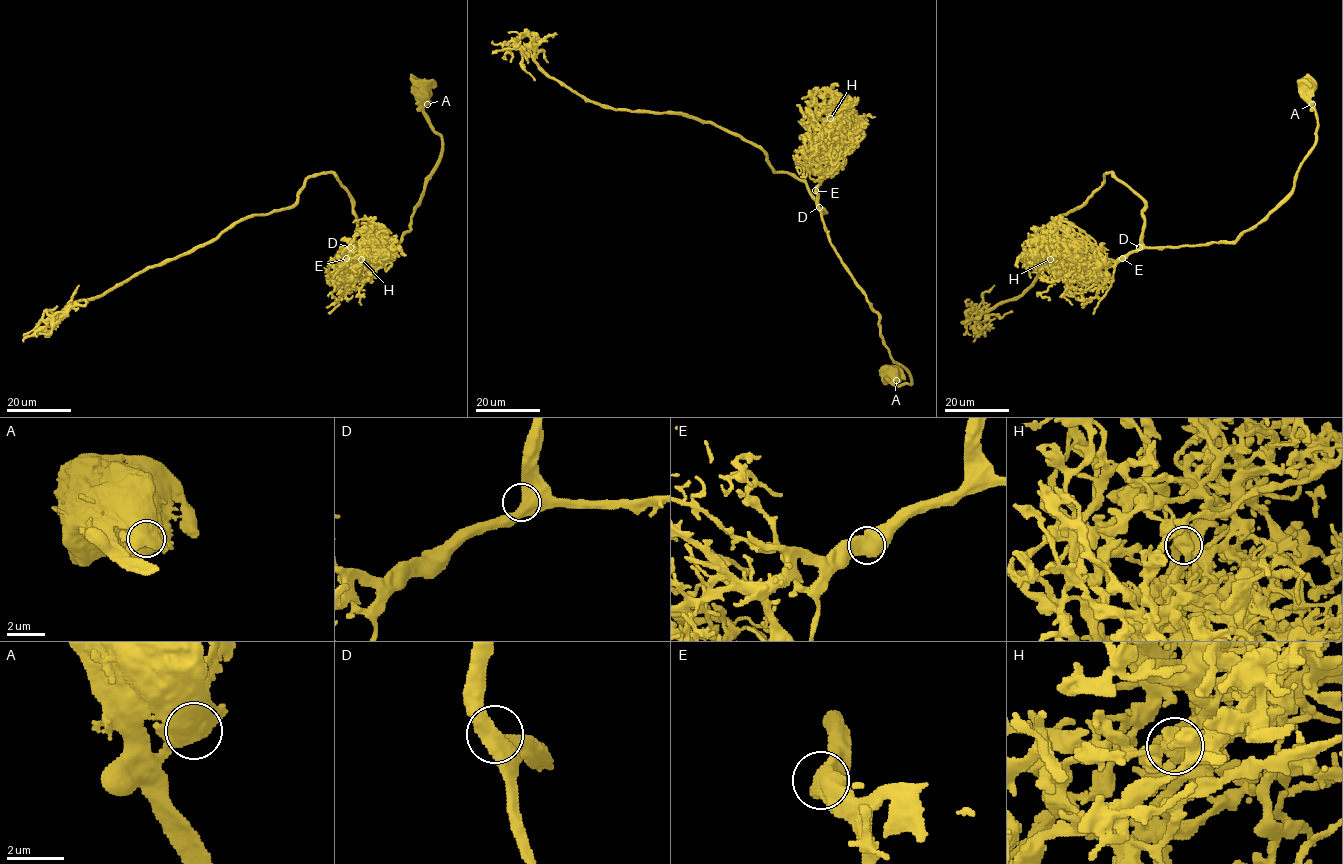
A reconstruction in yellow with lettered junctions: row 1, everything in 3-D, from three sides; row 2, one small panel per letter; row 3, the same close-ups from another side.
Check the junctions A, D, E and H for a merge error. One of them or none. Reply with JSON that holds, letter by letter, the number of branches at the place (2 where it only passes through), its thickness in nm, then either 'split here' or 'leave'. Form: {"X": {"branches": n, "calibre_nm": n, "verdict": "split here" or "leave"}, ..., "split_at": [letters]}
{"A": {"branches": 3, "calibre_nm": 550, "verdict": "leave"}, "D": {"branches": 2, "calibre_nm": 600, "verdict": "leave"}, "E": {"branches": 2, "calibre_nm": 650, "verdict": "leave"}, "H": {"branches": 2, "calibre_nm": 600, "verdict": "leave"}, "split_at": []}

